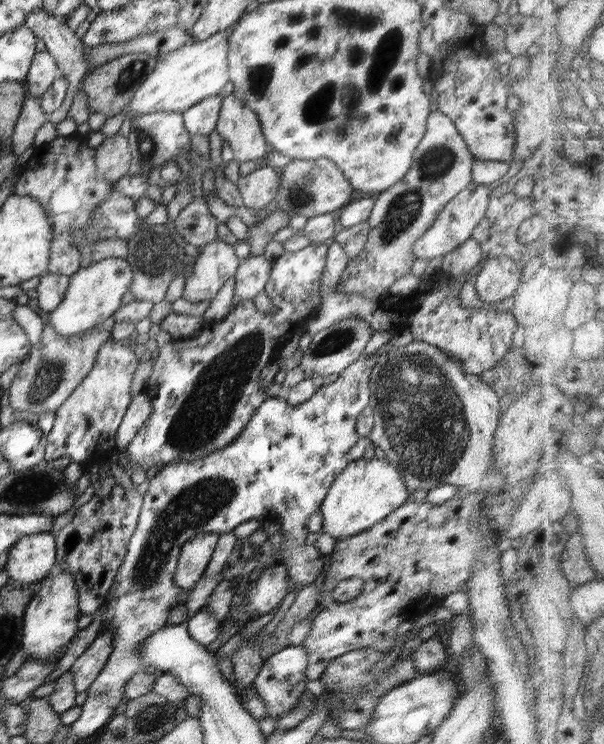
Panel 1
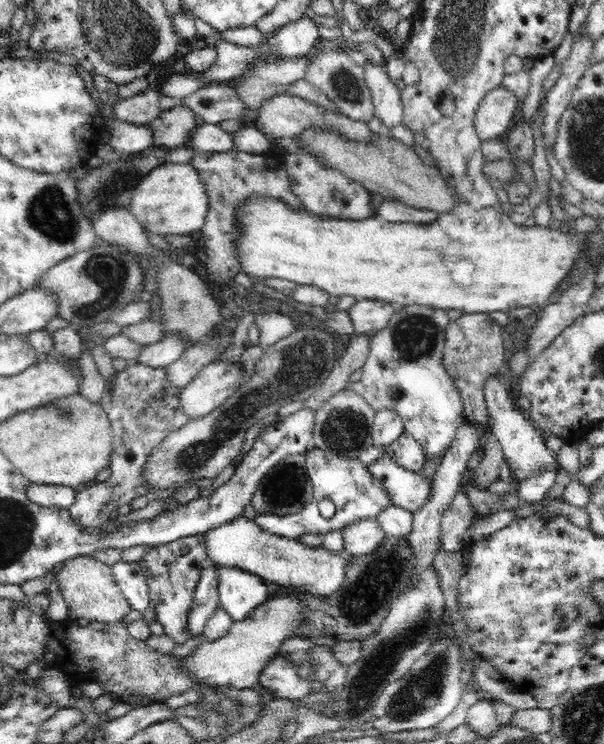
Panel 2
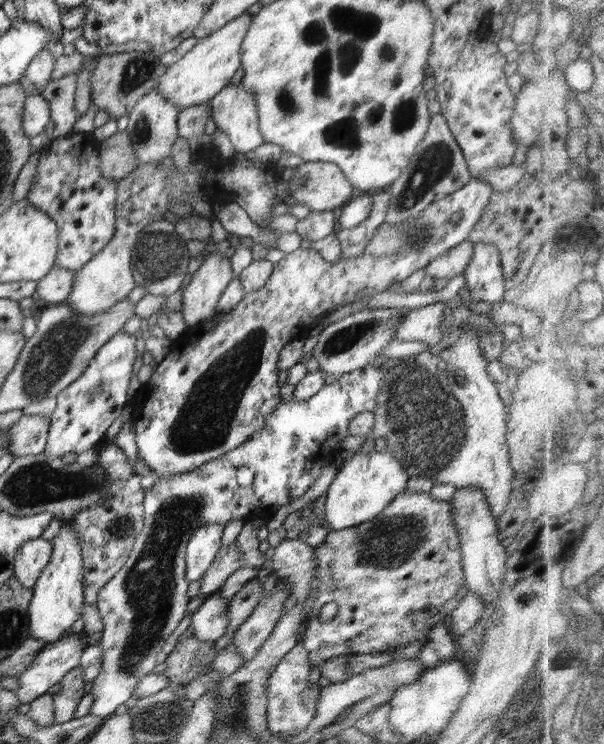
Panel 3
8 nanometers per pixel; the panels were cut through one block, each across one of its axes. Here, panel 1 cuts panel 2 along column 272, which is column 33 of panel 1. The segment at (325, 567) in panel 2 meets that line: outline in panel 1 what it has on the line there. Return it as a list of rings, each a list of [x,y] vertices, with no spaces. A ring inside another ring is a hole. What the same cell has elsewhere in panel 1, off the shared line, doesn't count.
[[[50,532],[29,534],[11,546],[5,570],[10,580],[21,586],[34,587],[46,578],[58,562],[55,536]]]

